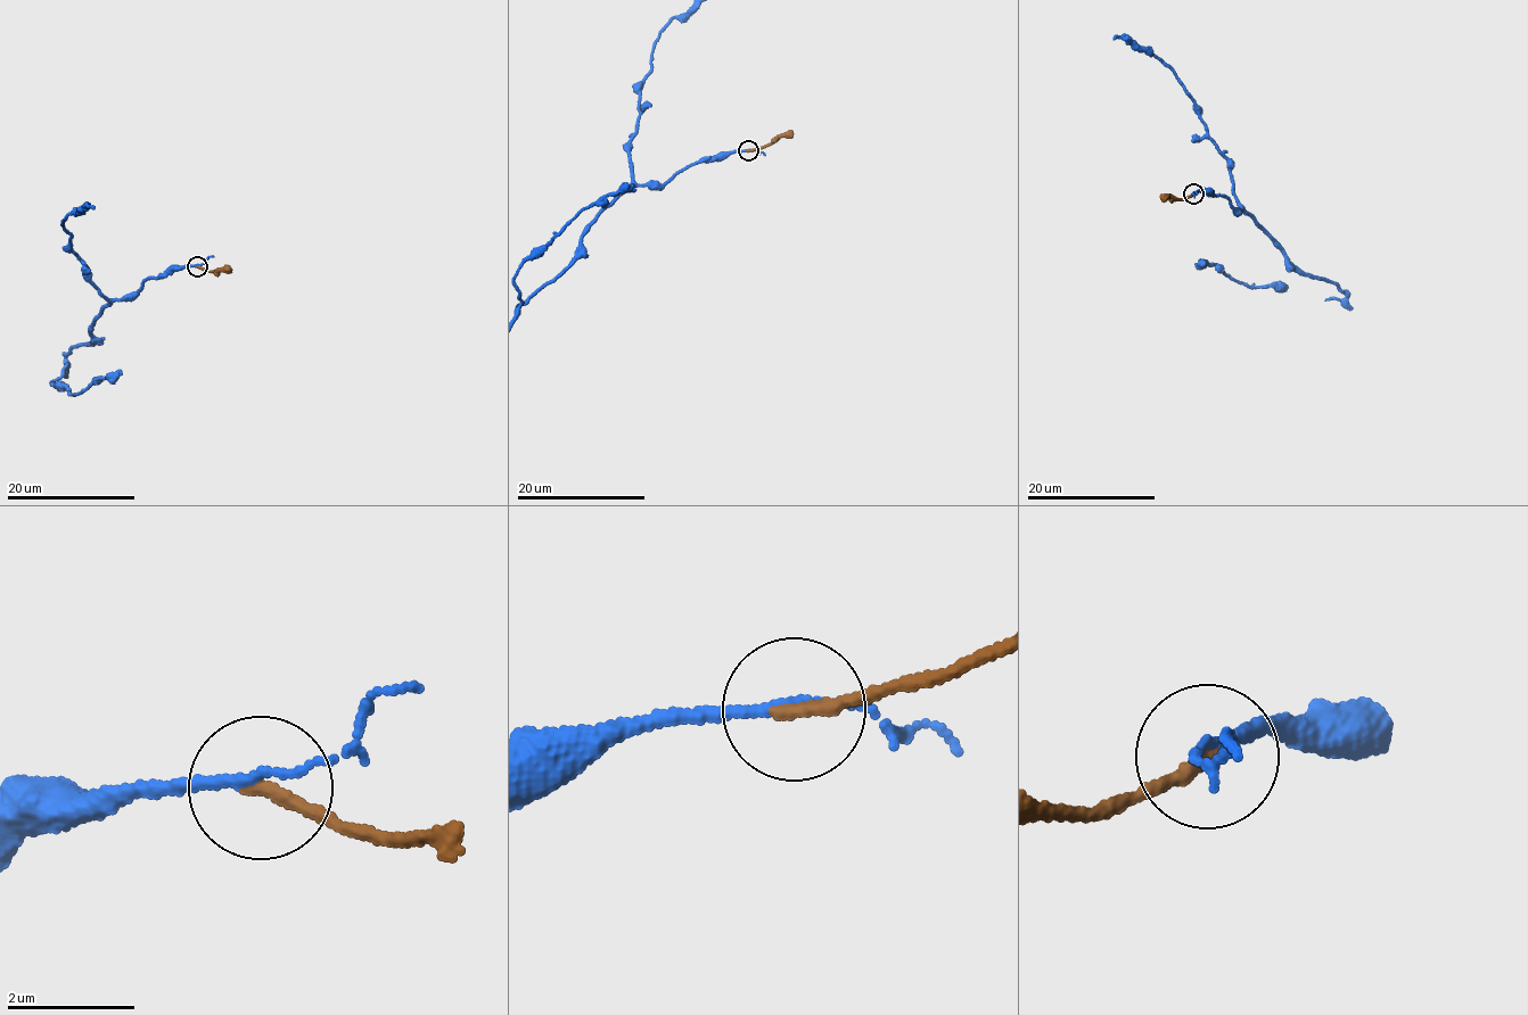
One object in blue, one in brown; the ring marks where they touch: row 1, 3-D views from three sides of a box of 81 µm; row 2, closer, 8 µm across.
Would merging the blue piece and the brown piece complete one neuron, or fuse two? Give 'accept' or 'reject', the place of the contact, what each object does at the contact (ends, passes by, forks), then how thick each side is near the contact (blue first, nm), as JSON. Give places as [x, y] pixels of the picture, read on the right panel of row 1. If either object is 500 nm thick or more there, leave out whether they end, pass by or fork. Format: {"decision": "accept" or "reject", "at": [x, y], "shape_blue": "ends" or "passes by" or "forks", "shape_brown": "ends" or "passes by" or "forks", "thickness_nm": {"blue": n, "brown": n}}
{"decision": "accept", "at": [1193, 194], "shape_blue": "passes by", "shape_brown": "ends", "thickness_nm": {"blue": 130, "brown": 240}}

